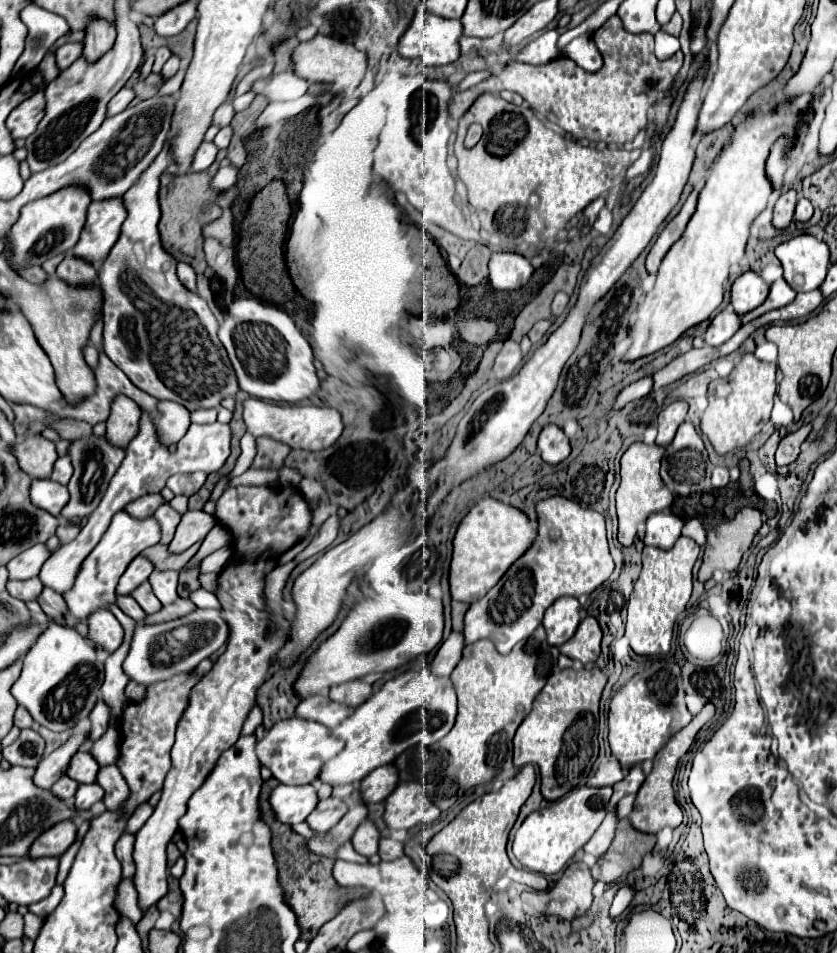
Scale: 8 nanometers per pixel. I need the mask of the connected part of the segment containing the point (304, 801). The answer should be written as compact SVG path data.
M279 784L269 798L277 818L283 824L299 824L305 822L307 816L315 810L317 806L317 790L313 784L305 786L285 786Z

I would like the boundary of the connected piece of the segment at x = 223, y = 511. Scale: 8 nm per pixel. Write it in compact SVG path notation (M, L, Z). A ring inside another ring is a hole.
M237 486L227 488L217 500L217 520L231 530L237 550L237 560L221 572L217 590L231 636L227 650L191 692L189 706L177 726L177 740L171 750L173 766L165 778L161 800L151 818L135 834L133 860L137 870L133 884L141 912L147 912L167 894L167 844L177 830L179 818L187 810L187 800L211 774L219 756L237 742L241 726L255 704L257 688L263 684L271 662L275 662L279 650L285 646L285 628L271 634L271 638L265 638L269 626L263 598L265 574L275 568L275 556L289 550L307 534L311 526L311 508L295 488L279 488L275 492L269 486Z

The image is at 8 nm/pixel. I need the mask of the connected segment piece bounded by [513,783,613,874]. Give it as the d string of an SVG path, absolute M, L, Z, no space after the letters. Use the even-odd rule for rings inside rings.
M586 783L584 786L574 788L567 796L547 804L545 808L531 812L515 834L513 840L515 858L533 872L557 874L571 860L571 856L579 848L583 848L595 834L595 830L599 828L599 824L607 814L612 794L613 786L596 788Z

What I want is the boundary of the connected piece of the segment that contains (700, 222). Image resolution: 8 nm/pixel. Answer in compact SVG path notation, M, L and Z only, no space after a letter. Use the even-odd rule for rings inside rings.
M795 100L773 102L765 110L749 112L745 122L741 126L735 126L735 130L733 130L731 138L727 140L727 144L723 146L721 154L709 166L705 186L701 188L701 192L697 196L697 208L683 232L683 236L665 254L665 258L659 266L659 272L657 272L655 288L651 294L645 296L645 302L637 310L637 314L639 314L637 322L631 326L633 344L631 344L629 352L625 354L625 360L633 362L641 356L653 354L653 352L673 344L685 330L707 320L719 308L719 304L723 302L723 284L729 276L729 268L731 268L731 264L737 264L745 256L749 226L767 208L767 202L773 194L773 184L769 182L769 178L765 174L765 160L771 152L771 146L779 138L785 138L785 136L795 138L795 132L799 134L801 128L809 120L813 120L813 114L815 114L815 104L799 106Z

